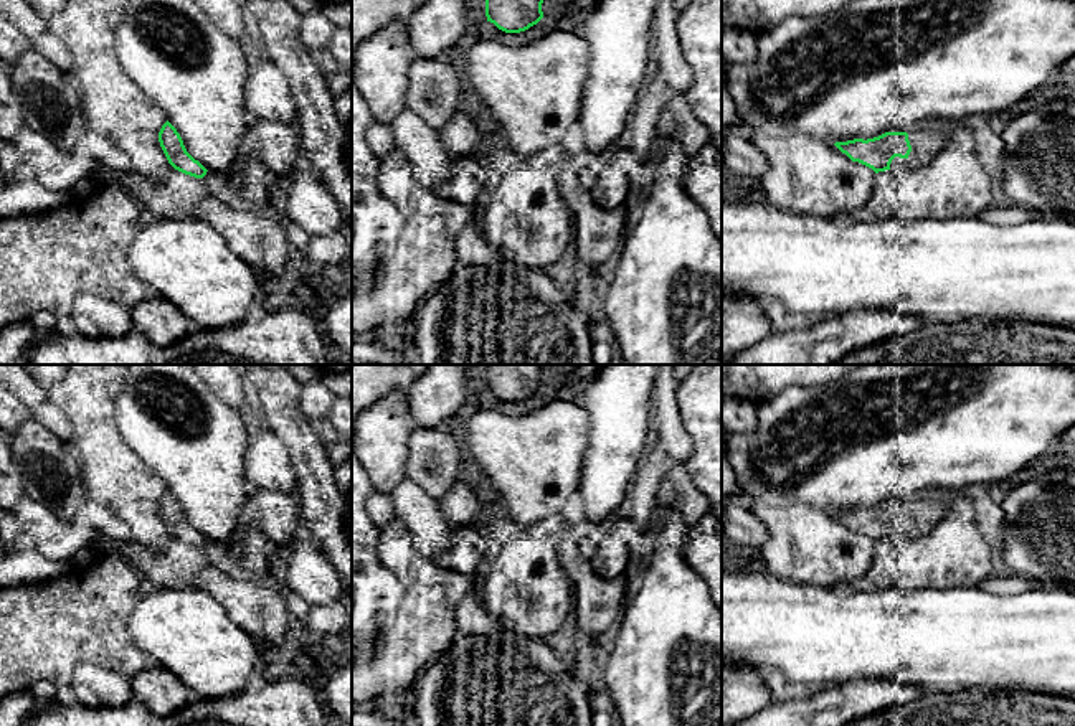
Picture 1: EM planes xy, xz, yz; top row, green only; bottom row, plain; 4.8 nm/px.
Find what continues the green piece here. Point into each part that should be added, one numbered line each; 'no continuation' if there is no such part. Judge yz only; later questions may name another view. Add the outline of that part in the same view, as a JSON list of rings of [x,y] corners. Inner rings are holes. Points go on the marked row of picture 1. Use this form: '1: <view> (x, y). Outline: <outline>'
1: yz (925, 144). Outline: [[[918,127],[908,134],[912,152],[907,158],[895,157],[890,170],[902,177],[903,173],[920,168],[933,160],[948,144],[945,132]]]

